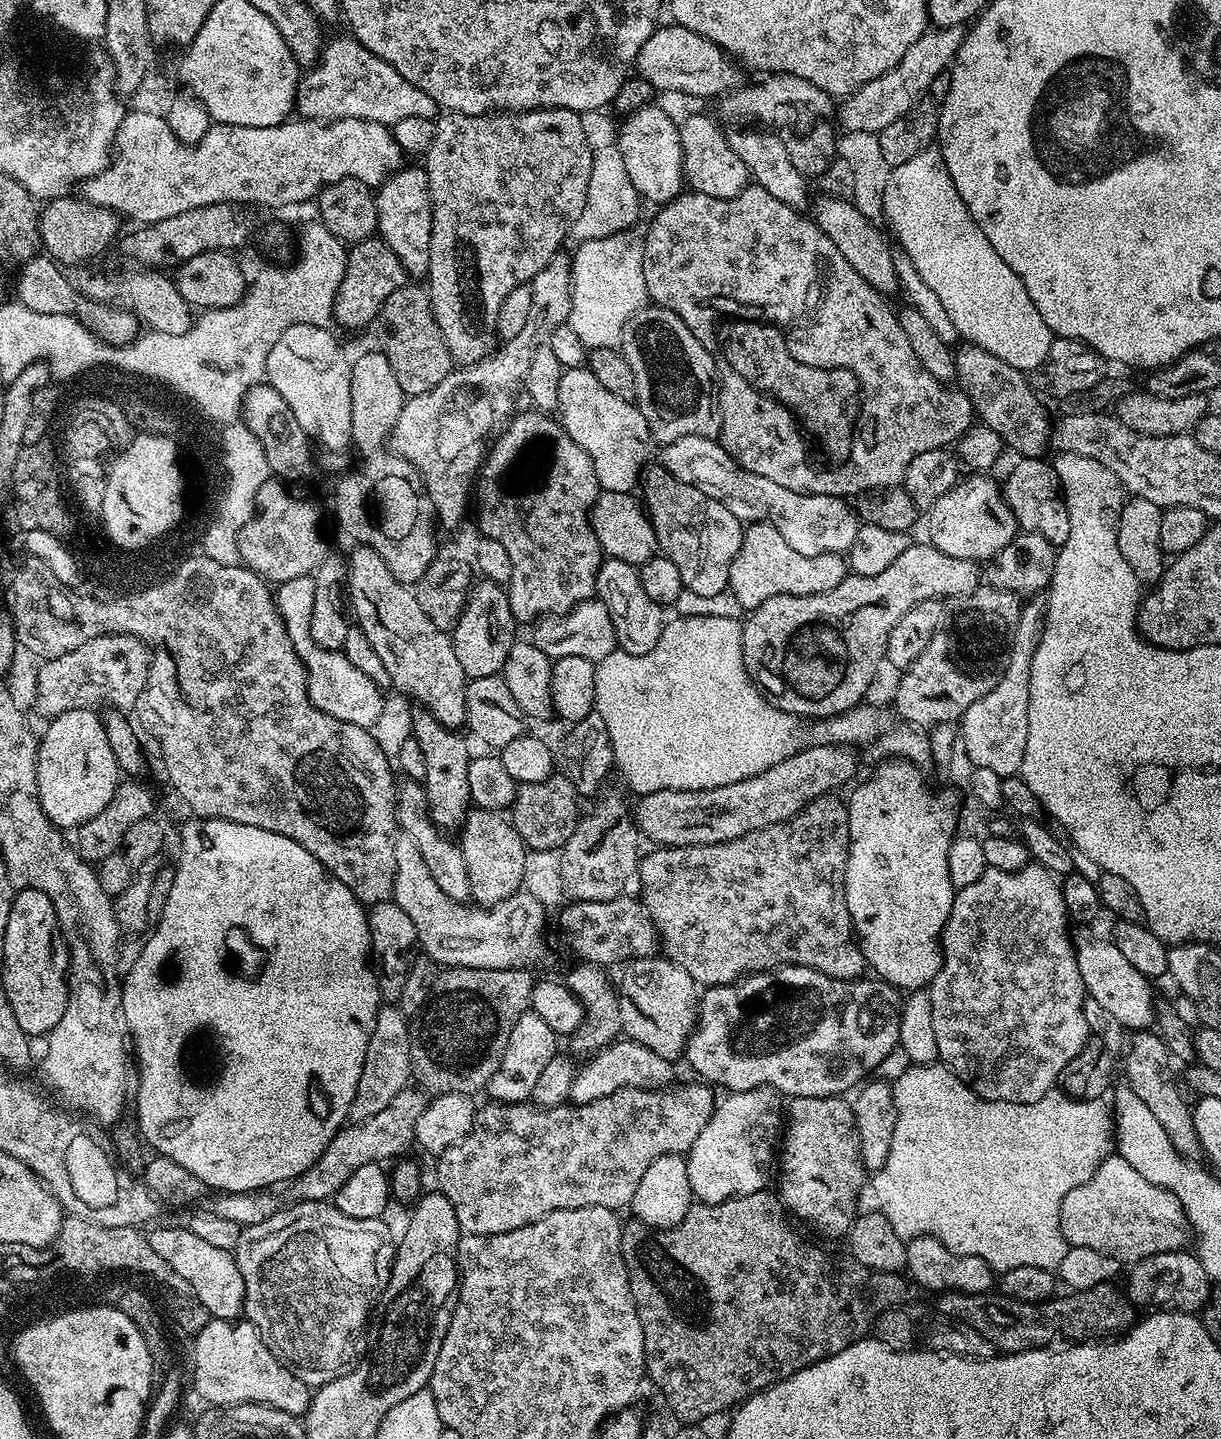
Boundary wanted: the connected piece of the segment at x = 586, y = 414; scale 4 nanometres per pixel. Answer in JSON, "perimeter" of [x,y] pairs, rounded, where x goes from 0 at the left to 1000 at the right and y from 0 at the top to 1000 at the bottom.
{"perimeter":[[[480,254],[459,258],[455,276],[459,280],[457,291],[462,295],[462,300],[467,302],[467,304],[480,314],[483,321],[486,321],[486,329],[492,340],[499,342],[500,339],[514,339],[518,342],[525,333],[526,326],[532,322],[532,301],[531,294],[524,291],[523,284],[500,274]]]}

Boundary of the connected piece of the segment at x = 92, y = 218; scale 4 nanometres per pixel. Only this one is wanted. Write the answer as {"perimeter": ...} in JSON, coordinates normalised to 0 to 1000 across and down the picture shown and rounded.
{"perimeter":[[[57,135],[48,136],[47,139],[38,140],[32,145],[31,158],[33,160],[33,168],[35,174],[49,185],[54,183],[62,183],[65,181],[75,181],[78,178],[82,178],[85,175],[85,172],[95,164],[95,161],[98,158],[99,148],[92,147],[89,145],[84,145],[79,142],[74,142],[67,138],[61,139],[61,136]]]}

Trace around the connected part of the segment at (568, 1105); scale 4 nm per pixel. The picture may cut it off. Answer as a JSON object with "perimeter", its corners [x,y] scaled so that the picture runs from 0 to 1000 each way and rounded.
{"perimeter":[[[554,753],[543,757],[510,756],[486,766],[463,766],[455,770],[442,770],[435,766],[414,767],[414,778],[388,779],[385,788],[382,788],[378,794],[360,801],[358,806],[360,807],[357,809],[360,828],[372,838],[378,857],[404,859],[405,856],[424,855],[454,841],[467,841],[473,838],[514,840],[532,808],[545,802],[563,801],[568,791],[575,788],[575,782],[581,780],[588,762],[583,760],[586,758],[579,753],[569,753]]]}

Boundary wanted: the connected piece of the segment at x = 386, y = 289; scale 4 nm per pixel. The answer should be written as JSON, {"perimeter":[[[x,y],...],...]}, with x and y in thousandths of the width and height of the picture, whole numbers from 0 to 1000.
{"perimeter":[[[304,165],[289,169],[285,176],[285,184],[282,188],[280,196],[277,199],[277,204],[274,207],[272,218],[276,226],[282,228],[299,228],[308,222],[310,215],[323,204],[323,202],[331,199],[333,190],[329,182],[316,168],[310,165]]]}

